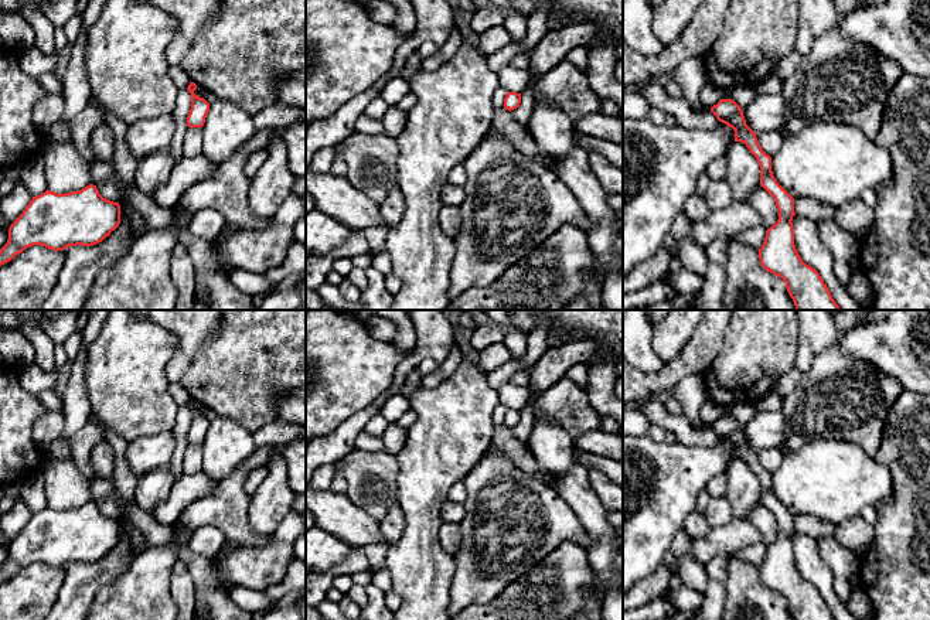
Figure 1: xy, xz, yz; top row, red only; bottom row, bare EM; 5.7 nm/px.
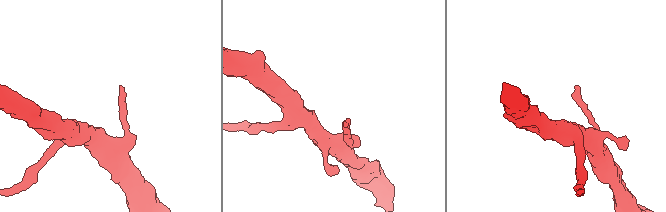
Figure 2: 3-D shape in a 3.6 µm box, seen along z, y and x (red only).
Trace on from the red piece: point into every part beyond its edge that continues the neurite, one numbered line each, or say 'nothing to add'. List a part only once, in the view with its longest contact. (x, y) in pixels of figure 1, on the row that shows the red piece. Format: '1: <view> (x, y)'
nothing to add

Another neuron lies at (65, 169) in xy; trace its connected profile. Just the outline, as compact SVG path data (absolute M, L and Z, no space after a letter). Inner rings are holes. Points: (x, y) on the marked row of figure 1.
M71 139L48 146L44 167L47 185L52 193L67 194L92 184L89 161L79 154Z

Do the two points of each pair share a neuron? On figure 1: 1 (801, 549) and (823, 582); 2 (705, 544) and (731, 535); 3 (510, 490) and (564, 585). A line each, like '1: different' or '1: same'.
1: same
2: same
3: different

